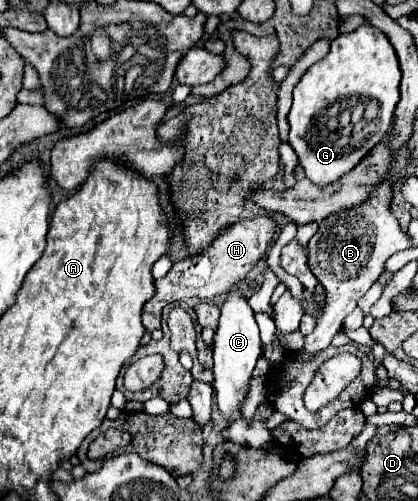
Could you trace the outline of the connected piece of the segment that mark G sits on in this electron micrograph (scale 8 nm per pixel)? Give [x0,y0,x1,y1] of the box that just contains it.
[289,26,401,186]

